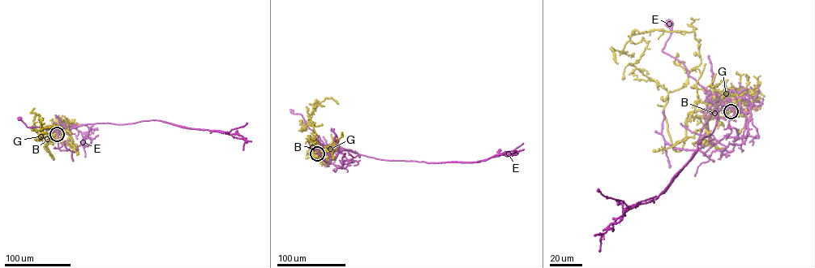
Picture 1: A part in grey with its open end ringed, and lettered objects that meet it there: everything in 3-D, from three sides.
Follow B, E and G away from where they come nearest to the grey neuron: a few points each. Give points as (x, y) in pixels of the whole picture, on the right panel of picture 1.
B: (728, 111), (714, 108), (713, 110), (717, 115), (714, 118)
E: (731, 111), (731, 96), (709, 91), (689, 76), (682, 62), (662, 51), (671, 31), (668, 23)
G: (731, 111), (690, 112), (674, 149), (664, 105), (701, 62), (693, 32), (634, 34), (617, 63)

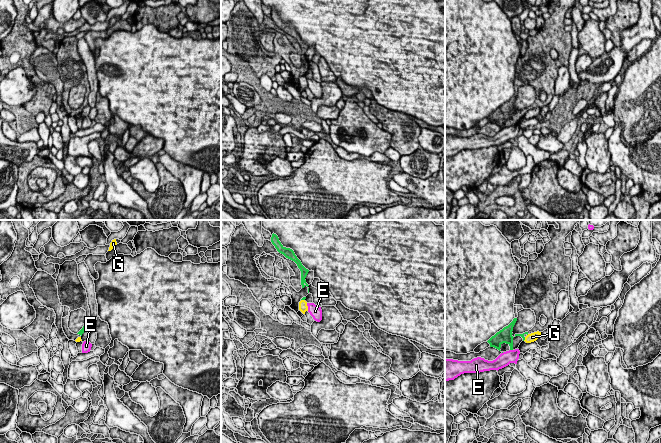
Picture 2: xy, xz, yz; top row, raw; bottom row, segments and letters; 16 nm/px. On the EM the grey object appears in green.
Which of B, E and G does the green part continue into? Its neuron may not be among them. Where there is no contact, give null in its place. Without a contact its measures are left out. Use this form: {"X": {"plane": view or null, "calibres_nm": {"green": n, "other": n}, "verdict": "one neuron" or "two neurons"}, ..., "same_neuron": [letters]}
{"B": {"plane": null, "verdict": "two neurons"}, "E": {"plane": "yz", "calibres_nm": {"green": 220, "other": 220}, "verdict": "two neurons"}, "G": {"plane": "xz", "calibres_nm": {"green": 50, "other": 140}, "verdict": "two neurons"}, "same_neuron": []}

